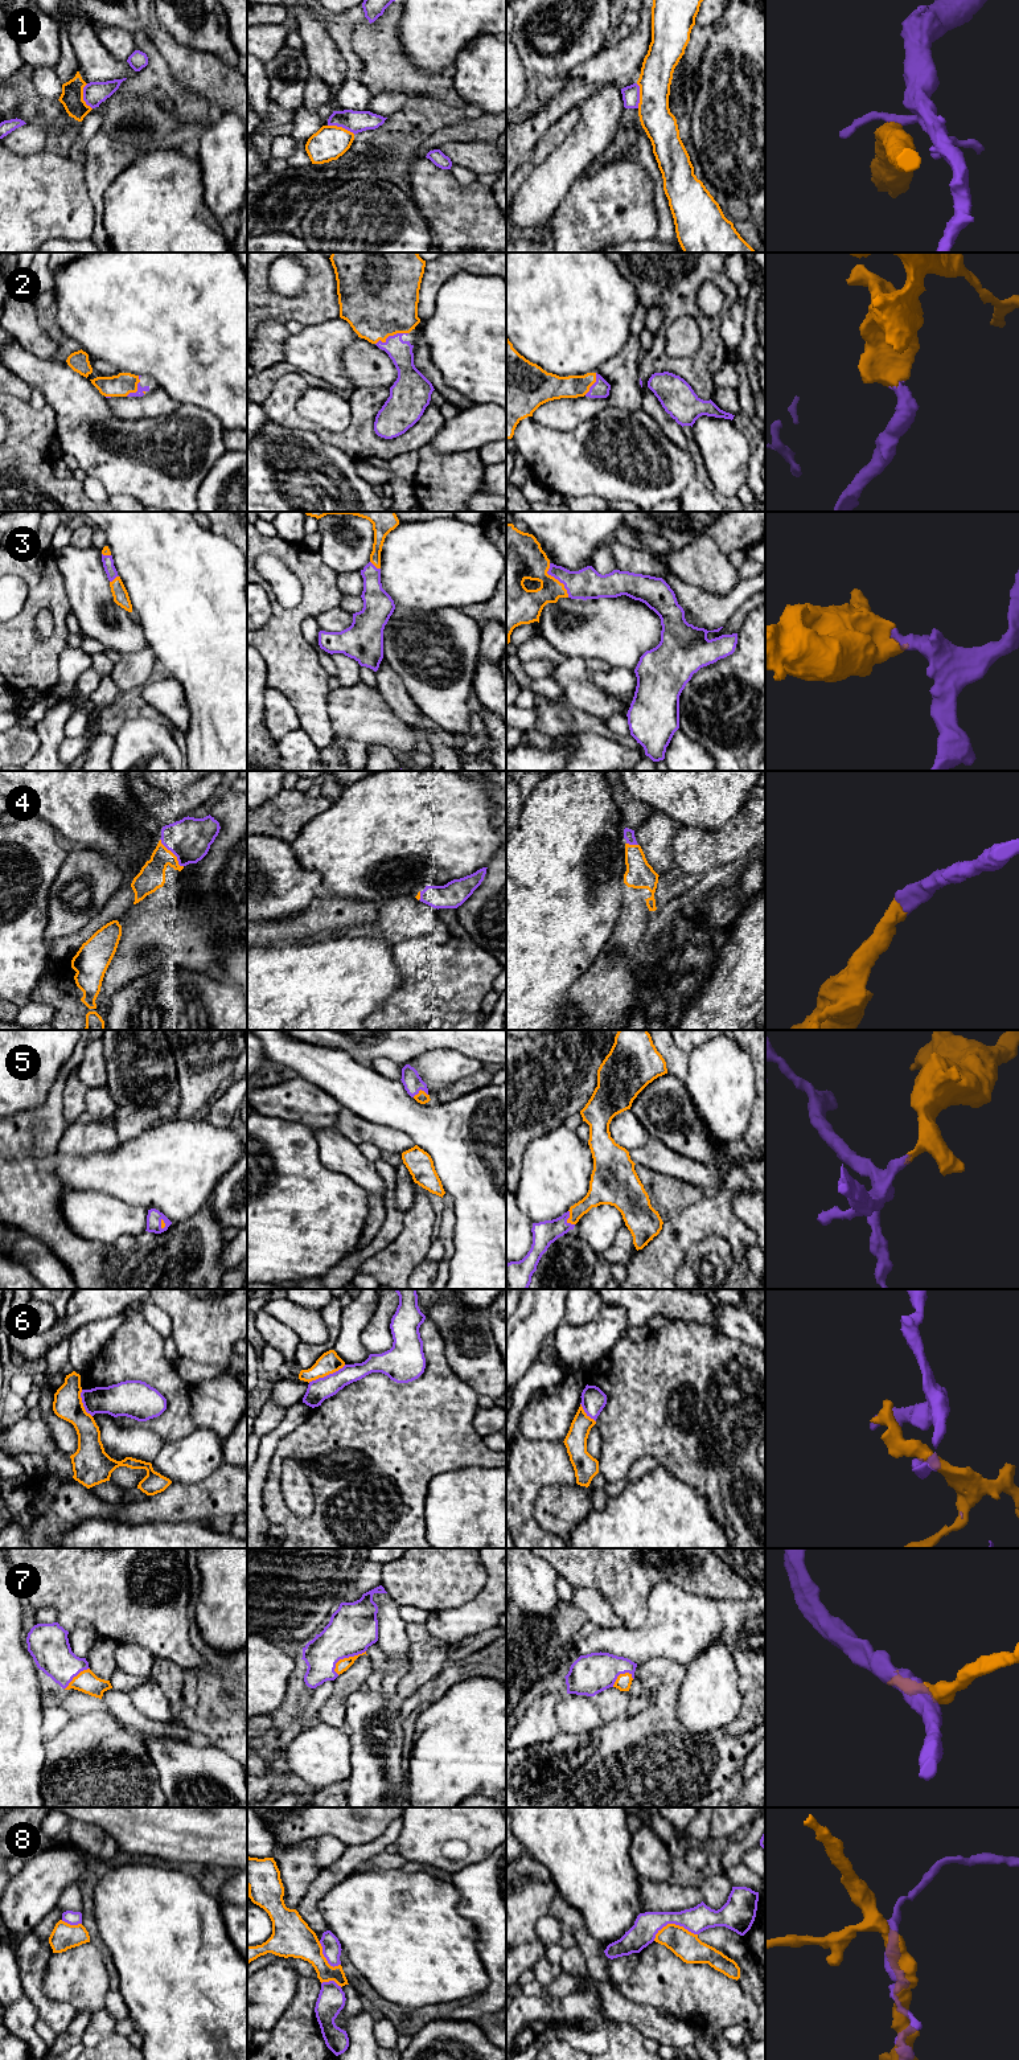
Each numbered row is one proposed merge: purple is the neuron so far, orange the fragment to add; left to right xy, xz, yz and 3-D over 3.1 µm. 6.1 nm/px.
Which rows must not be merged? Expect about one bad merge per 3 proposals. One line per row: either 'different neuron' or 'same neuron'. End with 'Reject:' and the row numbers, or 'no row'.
1: different neuron
2: same neuron
3: same neuron
4: same neuron
5: same neuron
6: different neuron
7: same neuron
8: different neuron
Reject: 1, 6, 8

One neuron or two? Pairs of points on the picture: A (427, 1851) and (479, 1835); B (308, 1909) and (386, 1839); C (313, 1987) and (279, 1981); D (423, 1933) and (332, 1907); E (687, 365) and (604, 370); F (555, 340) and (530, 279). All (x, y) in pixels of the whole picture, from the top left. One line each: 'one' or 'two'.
A: one
B: one
C: two
D: one
E: two
F: one

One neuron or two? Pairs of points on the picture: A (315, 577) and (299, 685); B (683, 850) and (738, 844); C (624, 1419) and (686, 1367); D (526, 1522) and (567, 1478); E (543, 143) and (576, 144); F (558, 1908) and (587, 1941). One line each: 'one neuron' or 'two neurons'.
A: one neuron
B: one neuron
C: one neuron
D: one neuron
E: two neurons
F: one neuron

